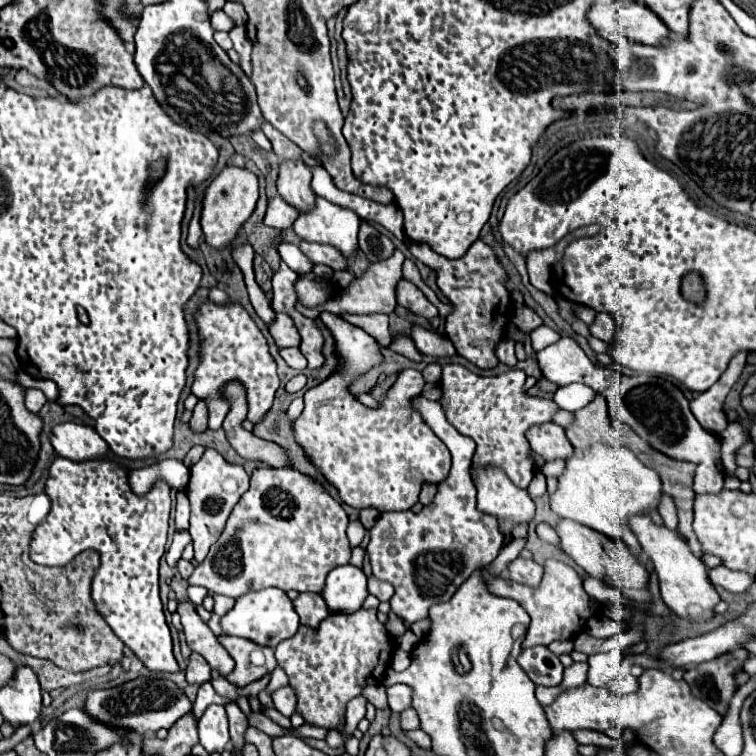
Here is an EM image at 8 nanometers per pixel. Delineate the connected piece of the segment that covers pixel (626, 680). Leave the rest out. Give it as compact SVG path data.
M627 673L627 675L621 675L621 677L617 677L613 683L611 683L611 691L613 693L617 693L617 695L629 695L629 693L633 693L635 689L639 687L639 681L637 681L637 677L633 677L631 673Z

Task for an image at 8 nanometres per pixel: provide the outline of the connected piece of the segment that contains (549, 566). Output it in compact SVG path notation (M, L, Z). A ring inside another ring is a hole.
M549 559L545 563L545 577L537 589L497 577L497 579L489 581L489 591L505 593L505 597L519 601L521 607L529 613L531 625L527 629L523 647L549 645L551 641L557 641L557 639L571 639L585 629L585 623L591 617L589 595L583 591L583 583L581 583L579 575L575 573L573 567L569 567L561 561L555 561L555 559Z

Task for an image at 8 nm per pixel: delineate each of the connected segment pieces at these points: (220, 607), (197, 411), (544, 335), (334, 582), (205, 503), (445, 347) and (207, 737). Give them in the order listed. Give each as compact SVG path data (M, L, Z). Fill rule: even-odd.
M213 595L213 599L215 599L215 607L213 607L213 611L221 617L223 613L227 613L231 607L233 607L233 599L231 597L225 597L225 595Z
M201 399L201 401L197 401L197 405L193 409L193 417L191 417L189 425L193 427L193 431L205 431L207 419L209 419L209 409L207 409L207 403Z
M541 325L541 327L537 327L535 331L531 331L531 345L533 345L535 351L539 351L541 347L547 347L547 345L555 343L555 339L559 339L559 337L561 337L561 335L559 335L555 329Z
M341 565L329 573L323 589L323 599L331 613L353 613L361 609L367 591L367 575L361 567Z
M205 449L203 457L195 465L191 465L191 479L187 485L187 497L191 501L189 533L193 537L195 561L203 561L207 557L209 547L221 535L231 509L235 507L235 503L239 501L243 491L247 491L247 487L249 487L249 475L243 471L243 467L229 465L221 457L221 453L217 453L215 449Z
M411 325L411 339L415 341L415 347L425 355L433 355L433 357L455 355L455 347L447 337L439 335L437 331L425 329L421 325Z
M209 705L199 719L199 743L207 753L221 753L229 745L227 713L223 705Z

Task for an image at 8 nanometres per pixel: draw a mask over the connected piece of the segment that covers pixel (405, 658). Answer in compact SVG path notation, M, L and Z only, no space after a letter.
M395 649L395 651L393 651L391 667L393 667L395 671L405 671L405 667L409 667L409 663L411 663L411 655L409 655L409 653L405 653L405 651L401 651L401 649Z

